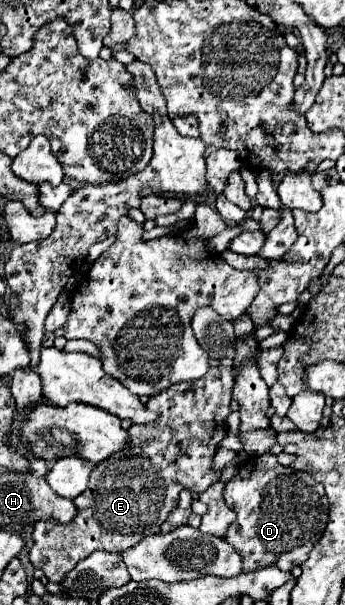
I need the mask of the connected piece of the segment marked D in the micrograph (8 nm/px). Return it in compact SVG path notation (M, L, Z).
M273 453L249 457L249 465L243 463L239 473L227 481L223 495L225 503L237 513L225 541L241 551L245 571L265 563L277 563L283 571L301 565L321 539L329 517L329 503L323 487L315 483L309 473L279 465Z

